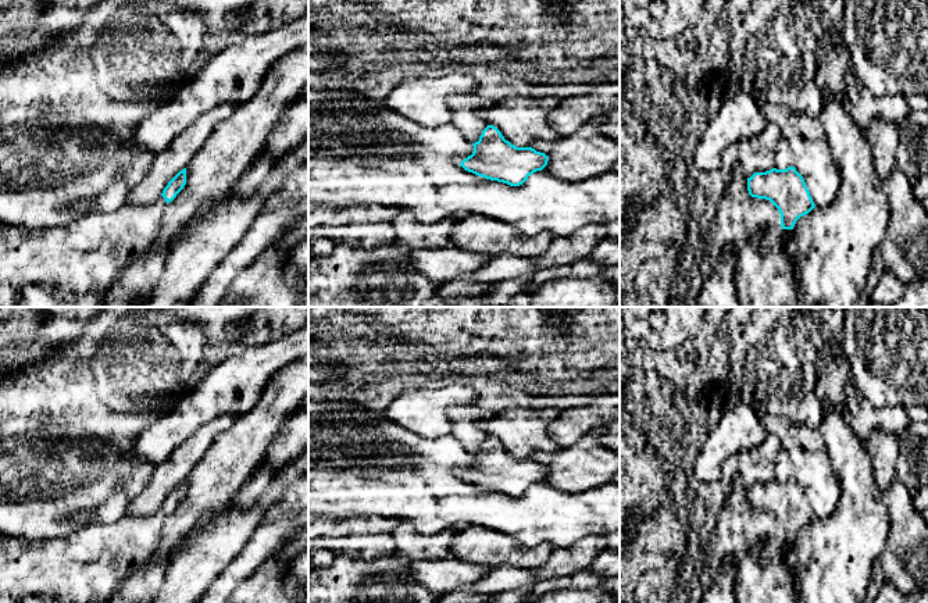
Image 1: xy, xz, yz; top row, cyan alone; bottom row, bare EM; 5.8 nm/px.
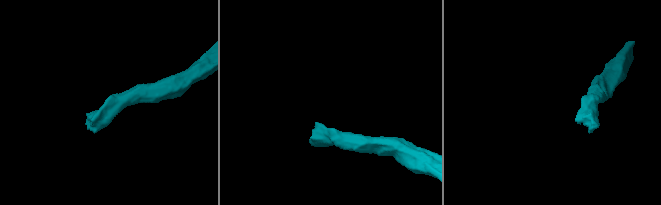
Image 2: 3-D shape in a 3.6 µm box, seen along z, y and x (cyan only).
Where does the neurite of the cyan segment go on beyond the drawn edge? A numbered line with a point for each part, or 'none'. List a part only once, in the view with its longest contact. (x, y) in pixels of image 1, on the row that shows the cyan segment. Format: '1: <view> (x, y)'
1: xy (72, 266)

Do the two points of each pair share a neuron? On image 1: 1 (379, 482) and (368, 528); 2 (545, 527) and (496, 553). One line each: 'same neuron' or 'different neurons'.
1: different neurons
2: different neurons

